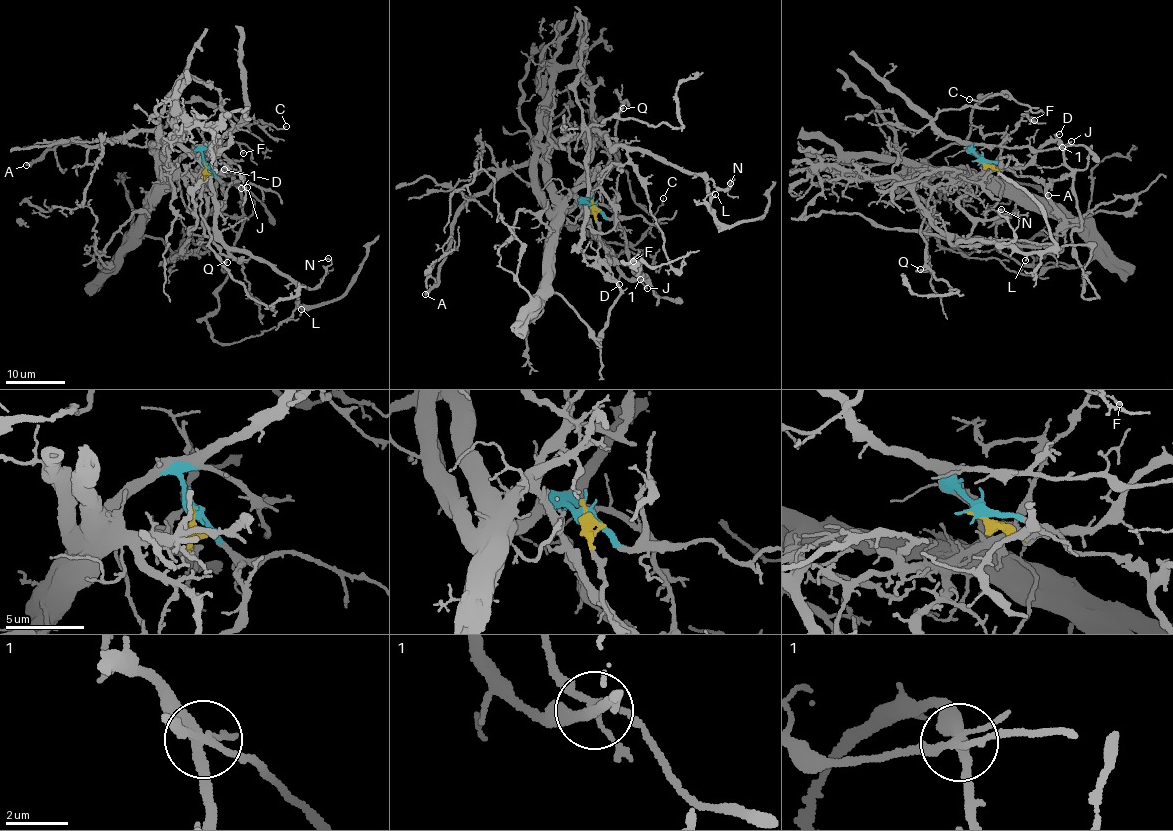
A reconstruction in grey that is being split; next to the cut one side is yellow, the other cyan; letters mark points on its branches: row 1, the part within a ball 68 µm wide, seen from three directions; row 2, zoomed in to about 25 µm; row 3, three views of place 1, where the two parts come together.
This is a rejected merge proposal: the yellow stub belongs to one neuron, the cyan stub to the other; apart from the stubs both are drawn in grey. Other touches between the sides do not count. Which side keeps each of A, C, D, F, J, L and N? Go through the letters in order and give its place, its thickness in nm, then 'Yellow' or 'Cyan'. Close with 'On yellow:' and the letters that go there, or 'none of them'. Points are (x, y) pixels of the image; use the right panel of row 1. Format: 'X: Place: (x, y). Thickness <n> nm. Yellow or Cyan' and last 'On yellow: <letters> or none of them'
A: Place: (1048, 195). Thickness 260 nm. Cyan
C: Place: (969, 99). Thickness 100 nm. Cyan
D: Place: (1059, 134). Thickness 170 nm. Yellow
F: Place: (1034, 120). Thickness 170 nm. Yellow
J: Place: (1071, 141). Thickness 170 nm. Cyan
L: Place: (1025, 260). Thickness 110 nm. Cyan
N: Place: (1001, 209). Thickness 120 nm. Cyan
On yellow: D, F

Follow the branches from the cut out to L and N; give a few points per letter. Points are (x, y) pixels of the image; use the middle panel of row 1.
L: (593, 204), (578, 200), (562, 209), (548, 155), (592, 128), (606, 140), (696, 173), (710, 198), (715, 194)
N: (593, 204), (562, 209), (548, 155), (596, 128), (720, 189), (730, 184)

